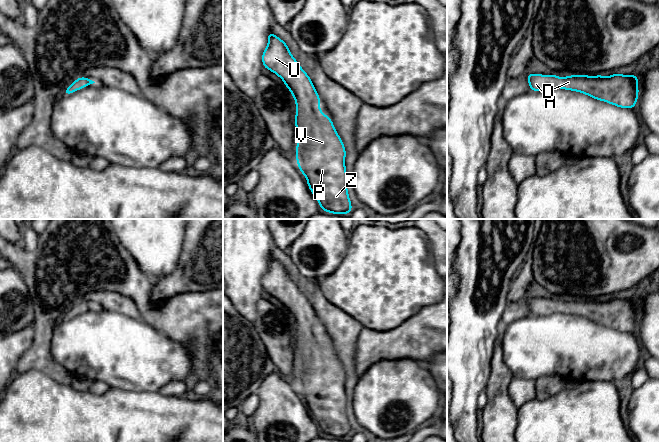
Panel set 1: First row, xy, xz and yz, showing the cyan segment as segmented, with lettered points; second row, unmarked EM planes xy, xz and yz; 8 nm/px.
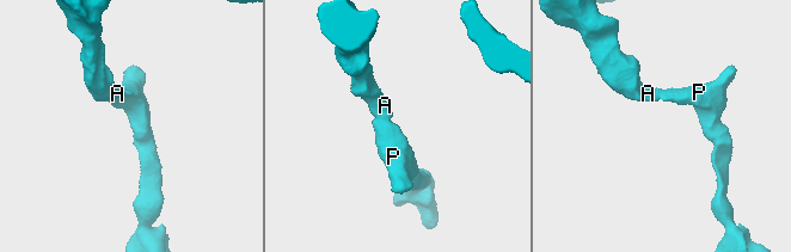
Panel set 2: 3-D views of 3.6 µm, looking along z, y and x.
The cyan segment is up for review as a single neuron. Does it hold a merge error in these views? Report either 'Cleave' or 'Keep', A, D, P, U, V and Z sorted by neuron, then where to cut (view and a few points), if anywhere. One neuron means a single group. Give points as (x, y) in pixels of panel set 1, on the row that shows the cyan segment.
Keep. Groups: A D P U V Z. No split

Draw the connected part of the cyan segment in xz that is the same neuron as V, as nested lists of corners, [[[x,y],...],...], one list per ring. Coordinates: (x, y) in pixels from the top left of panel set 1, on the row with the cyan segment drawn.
[[[272,32],[268,33],[267,37],[268,45],[262,54],[264,68],[274,72],[284,81],[297,105],[295,125],[298,140],[296,147],[298,167],[306,176],[309,189],[323,211],[341,215],[349,214],[352,205],[347,191],[344,144],[332,120],[319,109],[320,97],[310,77],[291,55],[287,44]]]

